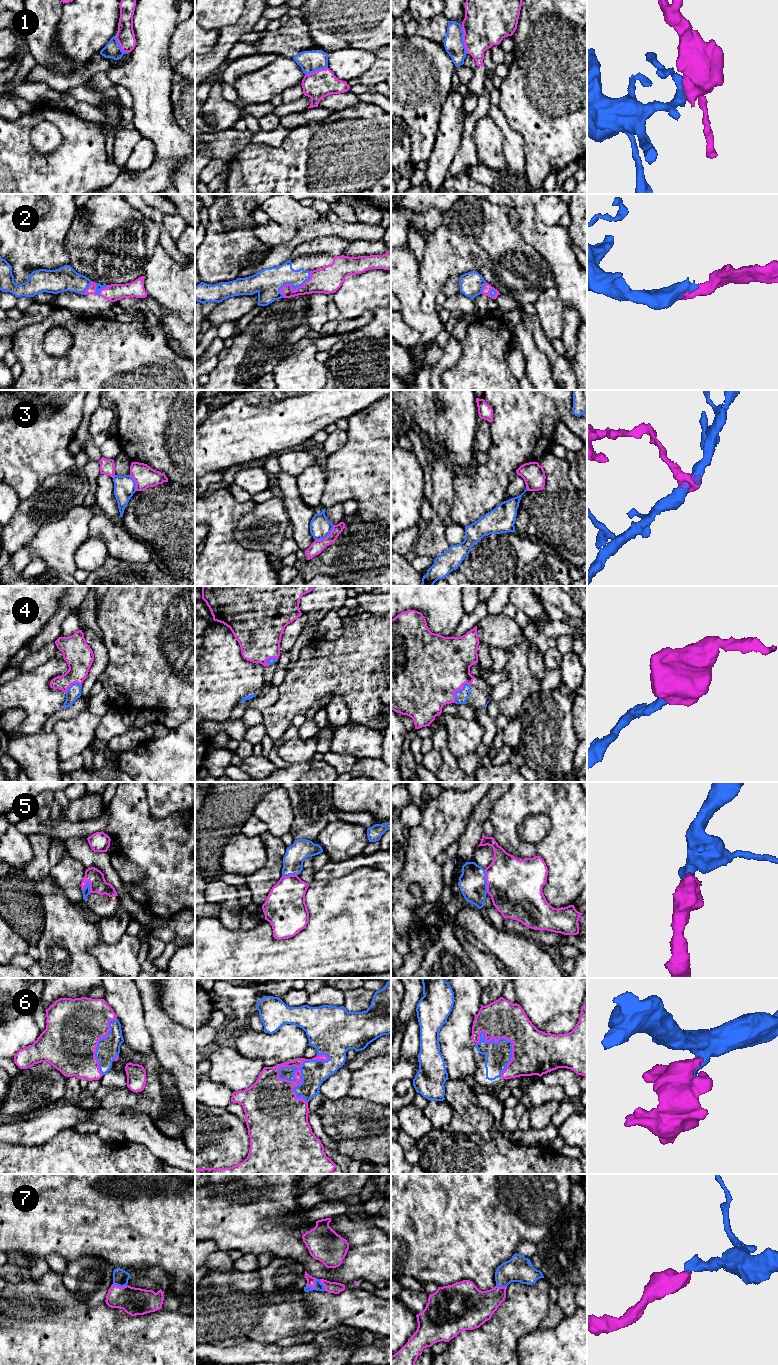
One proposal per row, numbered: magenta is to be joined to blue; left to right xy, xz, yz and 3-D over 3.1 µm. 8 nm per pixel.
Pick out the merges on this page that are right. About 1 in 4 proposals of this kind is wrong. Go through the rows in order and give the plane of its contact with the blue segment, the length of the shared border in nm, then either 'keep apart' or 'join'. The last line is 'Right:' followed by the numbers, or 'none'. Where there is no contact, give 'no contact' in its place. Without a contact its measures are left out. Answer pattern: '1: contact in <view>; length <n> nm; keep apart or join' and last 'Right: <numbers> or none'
1: contact in yz; length 220 nm; keep apart
2: contact in xz; length 300 nm; join
3: contact in xz; length 200 nm; keep apart
4: contact in yz; length 200 nm; join
5: contact in yz; length 190 nm; join
6: contact in xz; length 440 nm; join
7: contact in xz; length 110 nm; join
Right: 2, 4, 5, 6, 7

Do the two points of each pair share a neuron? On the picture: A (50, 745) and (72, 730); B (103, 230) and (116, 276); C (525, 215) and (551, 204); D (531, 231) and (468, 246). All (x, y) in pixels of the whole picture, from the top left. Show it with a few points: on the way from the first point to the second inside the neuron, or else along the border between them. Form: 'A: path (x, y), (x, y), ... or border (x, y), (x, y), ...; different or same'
A: border (53, 731), (57, 738), (57, 757), (60, 761); different
B: path (109, 241), (120, 253), (116, 260), (116, 265); same
C: border (534, 205), (537, 216), (543, 222), (556, 224); different
D: border (516, 225), (526, 243); different

